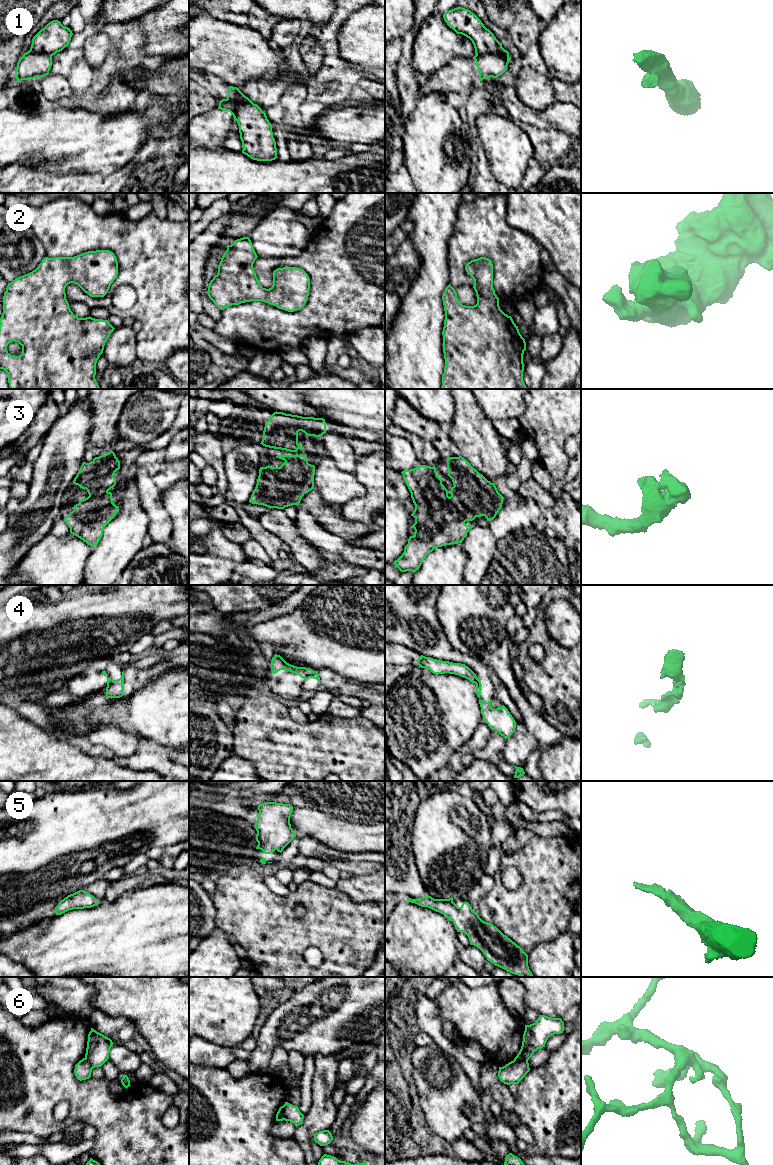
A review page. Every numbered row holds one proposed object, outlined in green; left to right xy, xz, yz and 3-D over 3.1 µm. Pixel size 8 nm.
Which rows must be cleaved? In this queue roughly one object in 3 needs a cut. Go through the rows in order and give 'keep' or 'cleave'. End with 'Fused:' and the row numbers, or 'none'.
1: cleave
2: keep
3: keep
4: cleave
5: keep
6: cleave
Fused: 1, 4, 6

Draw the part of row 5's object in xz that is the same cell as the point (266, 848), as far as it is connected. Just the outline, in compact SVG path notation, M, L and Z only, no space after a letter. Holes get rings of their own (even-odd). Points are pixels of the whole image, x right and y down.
M265 802L258 806L259 814L254 825L258 845L256 849L265 854L271 854L275 850L283 849L296 836L290 824L293 806L290 804Z

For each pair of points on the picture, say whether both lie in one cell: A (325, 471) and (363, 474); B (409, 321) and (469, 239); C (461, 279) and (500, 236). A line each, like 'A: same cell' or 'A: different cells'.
A: different cells
B: different cells
C: same cell

